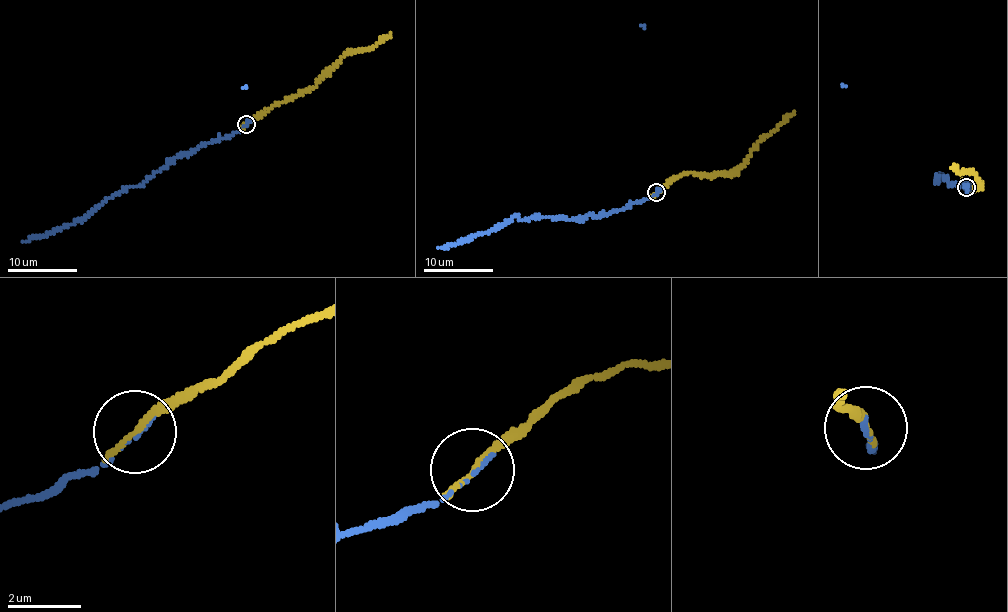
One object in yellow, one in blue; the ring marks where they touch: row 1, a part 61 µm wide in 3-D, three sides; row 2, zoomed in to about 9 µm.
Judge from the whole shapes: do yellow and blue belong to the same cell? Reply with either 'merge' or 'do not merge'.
merge

